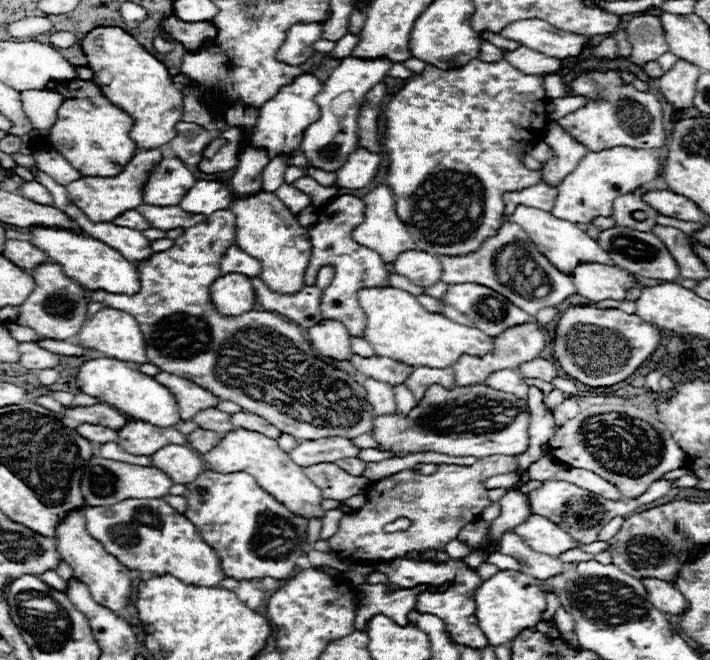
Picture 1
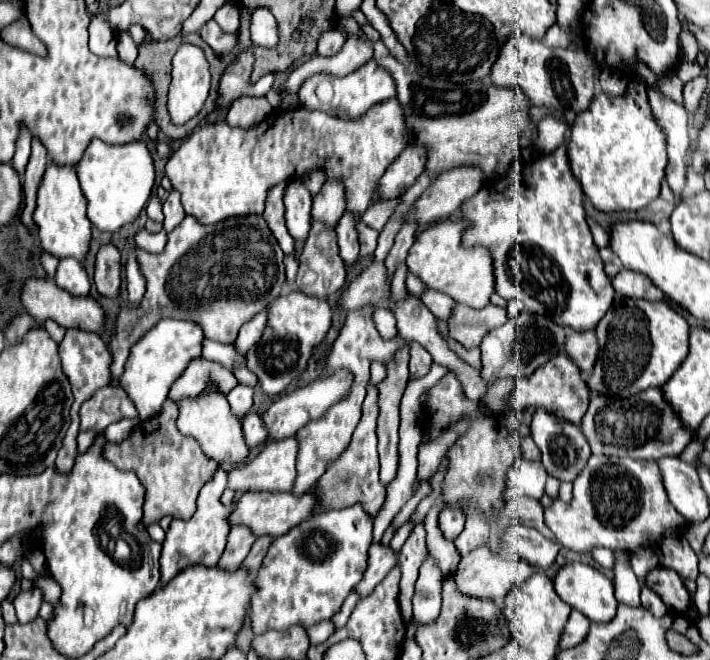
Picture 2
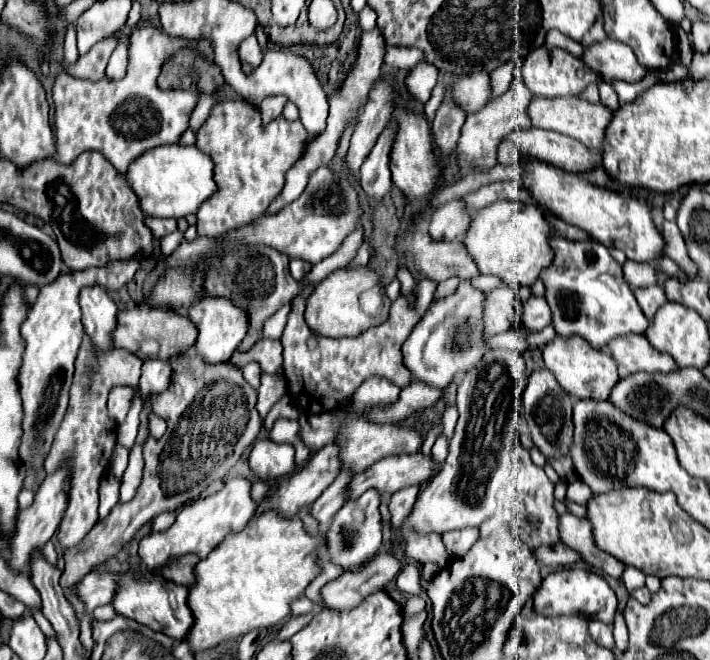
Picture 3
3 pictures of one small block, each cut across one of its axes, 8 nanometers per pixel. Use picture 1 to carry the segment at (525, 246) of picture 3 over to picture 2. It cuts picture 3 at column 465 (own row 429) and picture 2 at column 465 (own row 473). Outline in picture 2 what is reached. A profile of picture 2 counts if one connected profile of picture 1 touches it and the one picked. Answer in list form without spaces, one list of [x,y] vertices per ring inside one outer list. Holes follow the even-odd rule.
[[[448,218],[428,226],[416,236],[416,242],[408,252],[406,264],[410,272],[420,276],[428,284],[428,288],[440,290],[460,304],[484,308],[490,304],[490,296],[496,290],[496,276],[492,276],[492,256],[486,246],[462,246],[466,228],[468,222],[464,222],[464,218]]]

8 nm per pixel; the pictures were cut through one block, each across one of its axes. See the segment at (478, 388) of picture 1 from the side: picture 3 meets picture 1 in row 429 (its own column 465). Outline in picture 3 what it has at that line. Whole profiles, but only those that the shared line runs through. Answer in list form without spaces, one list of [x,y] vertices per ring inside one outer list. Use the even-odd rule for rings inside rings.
[[[488,350],[484,358],[464,374],[458,386],[458,412],[460,418],[454,428],[454,438],[450,440],[450,454],[442,470],[432,478],[432,482],[418,494],[414,510],[402,522],[402,532],[418,534],[444,534],[458,528],[480,526],[488,516],[494,514],[496,502],[506,476],[510,472],[512,448],[518,440],[518,430],[522,426],[522,394],[526,390],[526,364],[518,352],[512,350]]]

